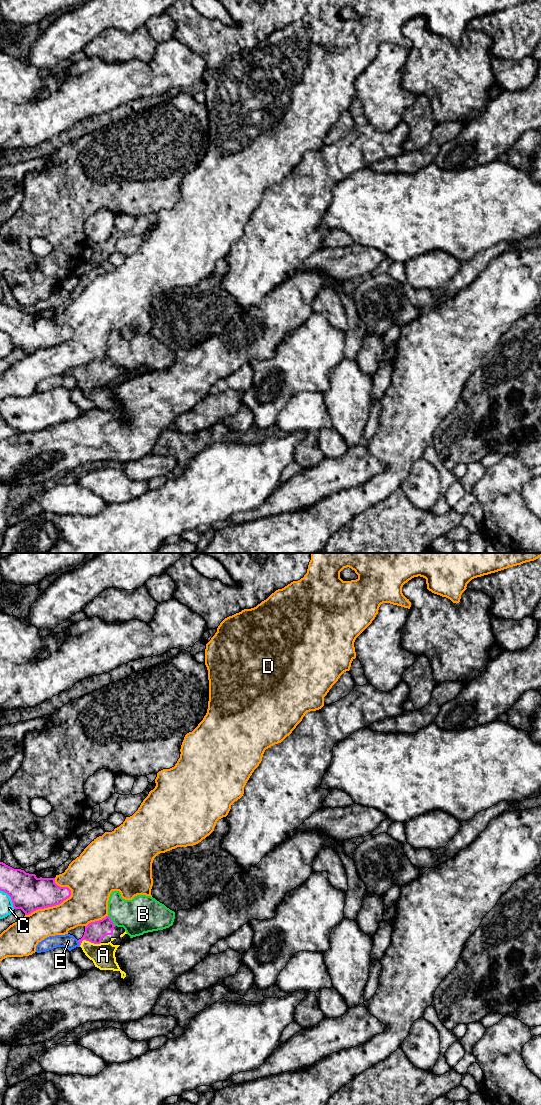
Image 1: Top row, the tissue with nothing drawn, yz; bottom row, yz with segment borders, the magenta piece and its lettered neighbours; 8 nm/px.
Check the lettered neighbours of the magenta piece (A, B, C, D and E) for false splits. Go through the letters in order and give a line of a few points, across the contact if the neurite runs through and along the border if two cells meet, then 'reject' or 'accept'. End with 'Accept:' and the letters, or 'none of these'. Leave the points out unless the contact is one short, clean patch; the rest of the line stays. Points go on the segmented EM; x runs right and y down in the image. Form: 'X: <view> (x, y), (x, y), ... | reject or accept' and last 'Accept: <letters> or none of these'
A: yz (95, 931), (89, 941), (103, 955) | accept
B: reject
C: reject
D: reject
E: reject
Accept: A

